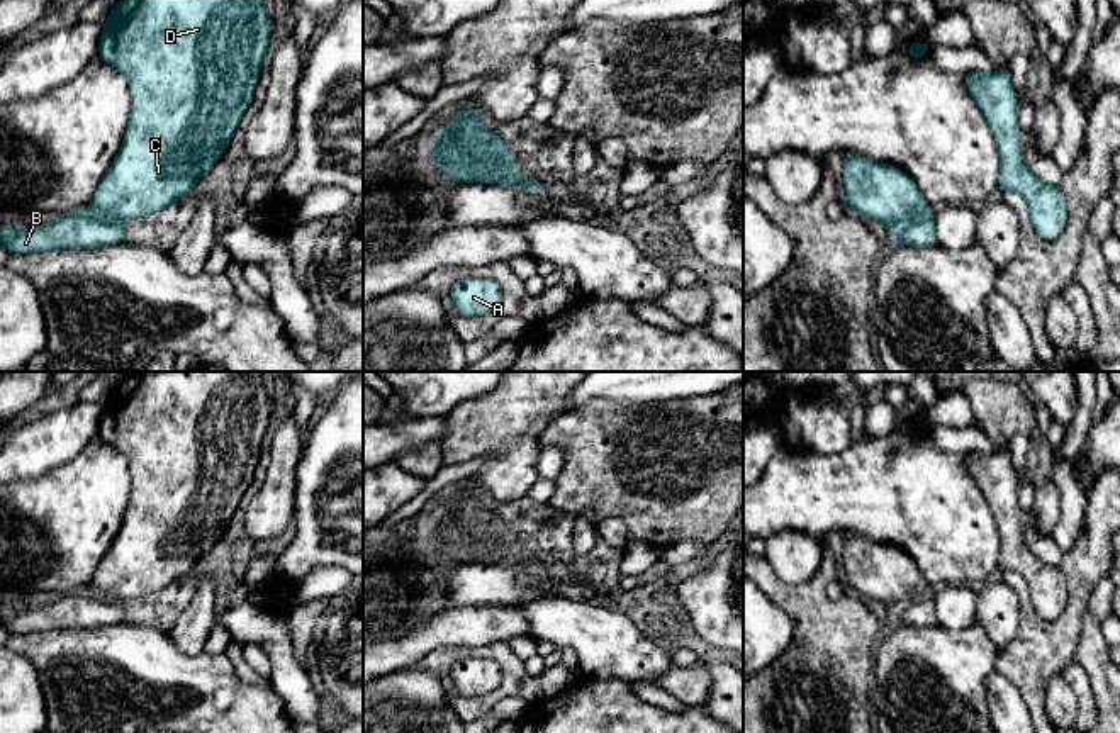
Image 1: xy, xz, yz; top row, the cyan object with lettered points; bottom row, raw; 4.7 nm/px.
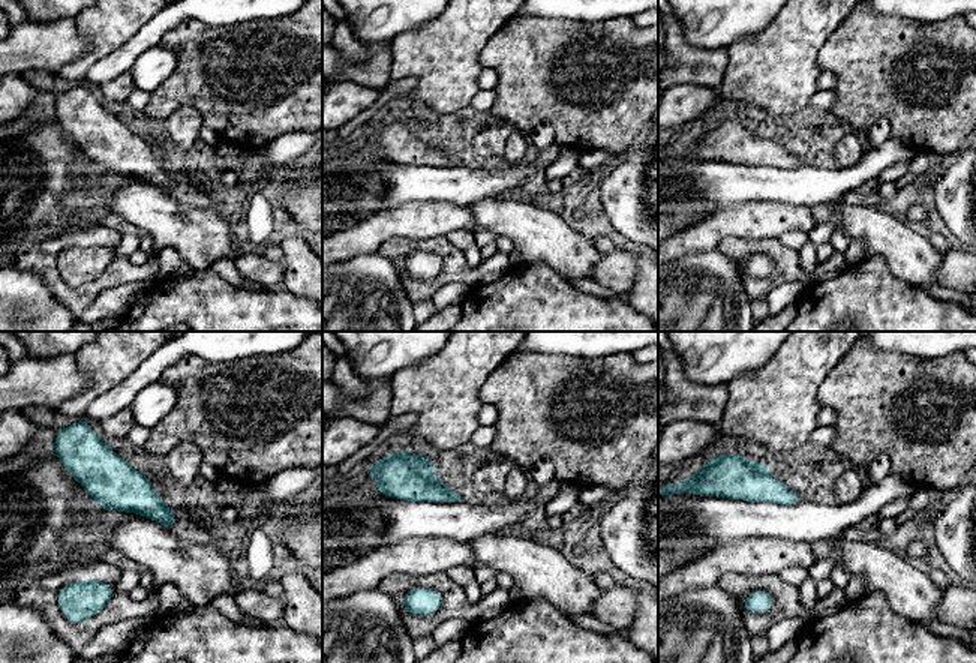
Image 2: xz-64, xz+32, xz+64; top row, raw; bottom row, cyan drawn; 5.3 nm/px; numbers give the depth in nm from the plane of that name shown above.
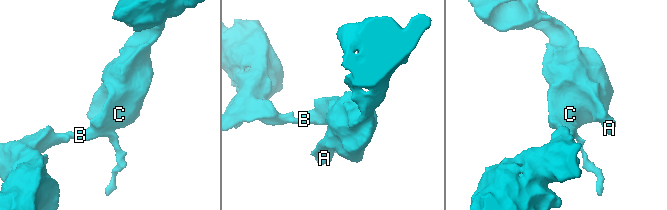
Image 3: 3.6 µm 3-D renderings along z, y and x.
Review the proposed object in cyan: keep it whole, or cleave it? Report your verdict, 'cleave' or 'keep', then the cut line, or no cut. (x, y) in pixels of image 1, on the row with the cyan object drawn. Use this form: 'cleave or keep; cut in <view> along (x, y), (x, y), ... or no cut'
cleave; cut in xz along (443, 131), (503, 180)

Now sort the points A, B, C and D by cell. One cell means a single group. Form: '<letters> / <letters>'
A C D / B

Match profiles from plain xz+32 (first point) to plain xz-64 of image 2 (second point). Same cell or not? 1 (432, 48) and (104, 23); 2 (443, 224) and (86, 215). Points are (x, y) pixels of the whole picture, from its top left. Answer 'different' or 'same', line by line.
1: same
2: same

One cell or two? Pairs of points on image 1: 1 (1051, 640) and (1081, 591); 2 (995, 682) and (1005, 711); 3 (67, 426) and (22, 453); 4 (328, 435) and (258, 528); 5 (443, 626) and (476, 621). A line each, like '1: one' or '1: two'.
1: one
2: one
3: one
4: two
5: one

